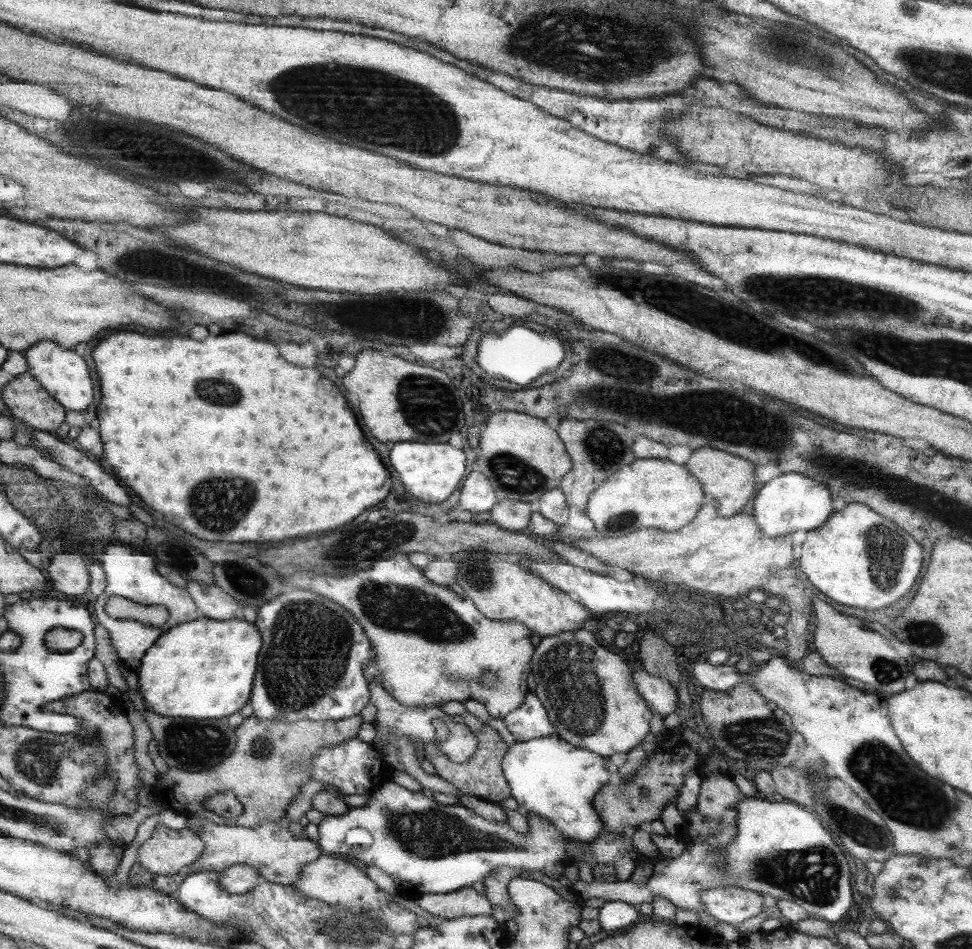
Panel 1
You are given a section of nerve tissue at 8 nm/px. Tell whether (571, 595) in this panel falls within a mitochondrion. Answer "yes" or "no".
no

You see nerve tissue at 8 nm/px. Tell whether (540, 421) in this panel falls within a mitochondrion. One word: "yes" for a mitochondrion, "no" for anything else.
no

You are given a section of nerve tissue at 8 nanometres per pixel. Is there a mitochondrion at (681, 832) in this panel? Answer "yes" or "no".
no

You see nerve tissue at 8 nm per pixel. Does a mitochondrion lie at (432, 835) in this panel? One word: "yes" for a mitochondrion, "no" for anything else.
yes

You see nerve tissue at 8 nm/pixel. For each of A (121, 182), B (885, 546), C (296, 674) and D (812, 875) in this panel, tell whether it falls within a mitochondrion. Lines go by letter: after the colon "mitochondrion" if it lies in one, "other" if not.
A: other
B: mitochondrion
C: mitochondrion
D: mitochondrion

